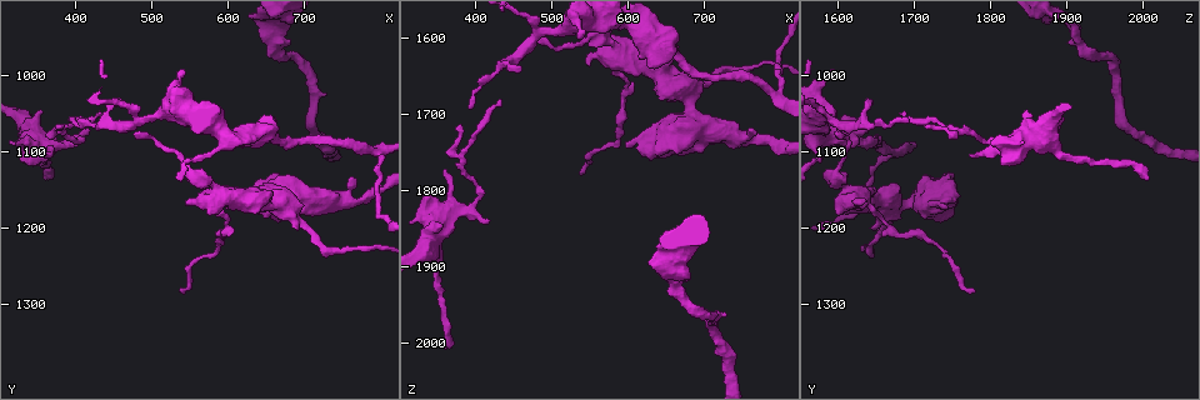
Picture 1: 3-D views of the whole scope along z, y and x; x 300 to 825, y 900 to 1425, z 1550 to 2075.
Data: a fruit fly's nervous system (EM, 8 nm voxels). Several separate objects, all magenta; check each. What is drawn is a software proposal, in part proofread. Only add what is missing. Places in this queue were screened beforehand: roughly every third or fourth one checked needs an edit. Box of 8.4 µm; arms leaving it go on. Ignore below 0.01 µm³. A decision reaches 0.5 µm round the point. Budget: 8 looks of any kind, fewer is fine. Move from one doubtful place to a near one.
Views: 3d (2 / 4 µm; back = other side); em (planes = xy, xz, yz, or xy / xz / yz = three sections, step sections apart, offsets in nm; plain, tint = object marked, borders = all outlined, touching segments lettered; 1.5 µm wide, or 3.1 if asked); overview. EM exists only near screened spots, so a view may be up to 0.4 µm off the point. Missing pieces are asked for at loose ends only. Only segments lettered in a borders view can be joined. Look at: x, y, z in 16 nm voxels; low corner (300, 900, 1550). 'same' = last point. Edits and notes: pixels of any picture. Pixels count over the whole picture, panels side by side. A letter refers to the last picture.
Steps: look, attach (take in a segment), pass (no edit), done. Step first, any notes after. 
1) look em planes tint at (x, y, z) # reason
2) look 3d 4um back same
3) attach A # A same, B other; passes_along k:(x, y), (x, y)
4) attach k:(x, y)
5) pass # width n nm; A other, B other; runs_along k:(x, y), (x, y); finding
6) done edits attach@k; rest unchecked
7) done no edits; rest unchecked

look 3d 4um at (595, 1170, 1740) # an open end

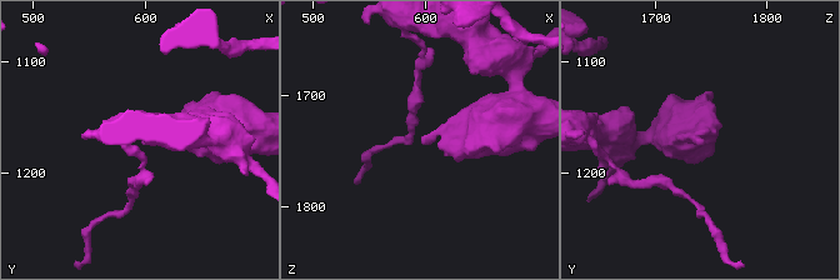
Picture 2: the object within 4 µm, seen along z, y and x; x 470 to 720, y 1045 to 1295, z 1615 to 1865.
look em planes borders at (594, 1170, 1742) # need the tissue

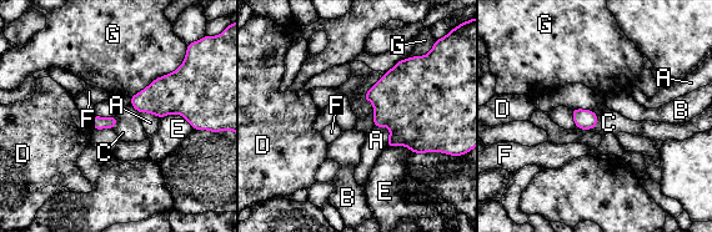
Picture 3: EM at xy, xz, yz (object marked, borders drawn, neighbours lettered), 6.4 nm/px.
pass # A other, B other, C other, D other, E other, F other, G other; border 3:(89, 120), (94, 129); none of them fits

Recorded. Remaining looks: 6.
look em planes borders at (765, 1130, 1720) # an open end

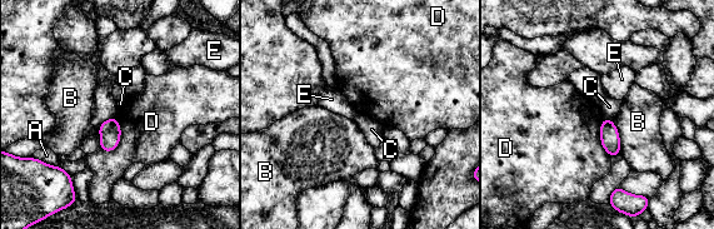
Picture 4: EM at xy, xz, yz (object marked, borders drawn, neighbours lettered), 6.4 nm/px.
pass # A other, B other, C other, D other, E other; border 4:(115, 117), (120, 140), (104, 152); no lettered segment goes on from it

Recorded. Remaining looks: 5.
look em planes borders at (535, 1280, 1775) # long arm stops here

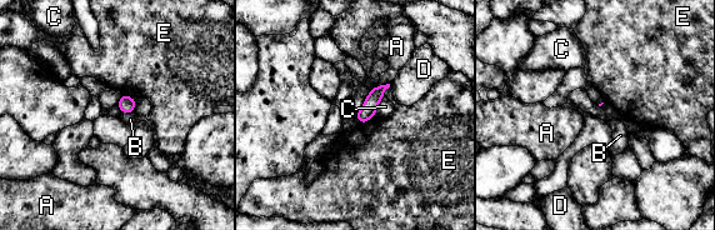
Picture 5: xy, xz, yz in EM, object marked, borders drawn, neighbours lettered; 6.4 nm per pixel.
pass # longest_contact A 140 nm; A other, B other, C other, D other, E other; border 5:(374, 115), (360, 124); no lettered segment goes on from it

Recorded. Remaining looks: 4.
done no edits; rest unchecked

